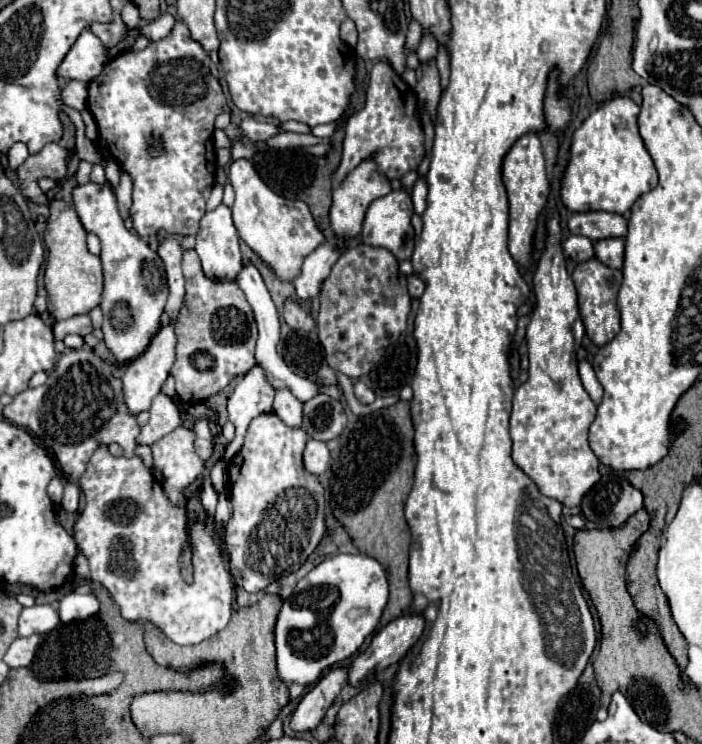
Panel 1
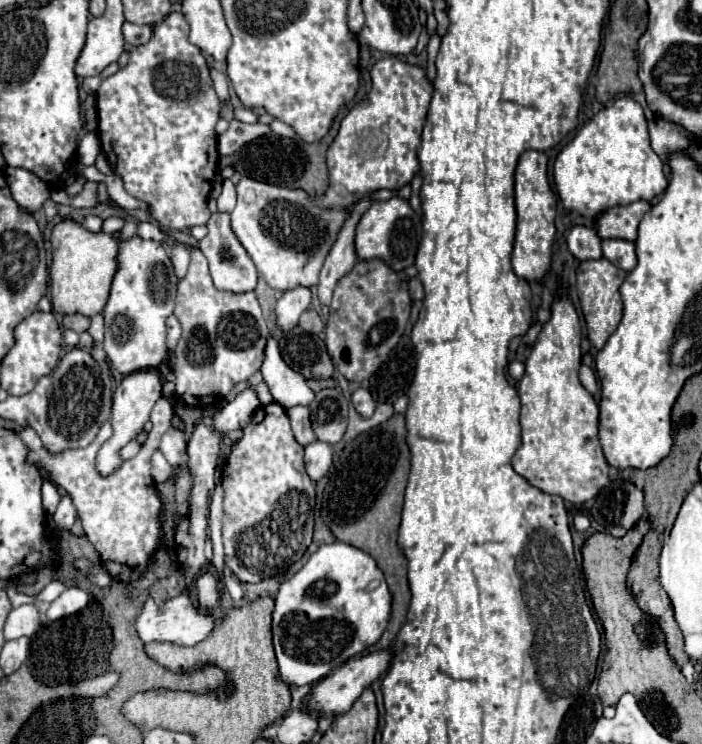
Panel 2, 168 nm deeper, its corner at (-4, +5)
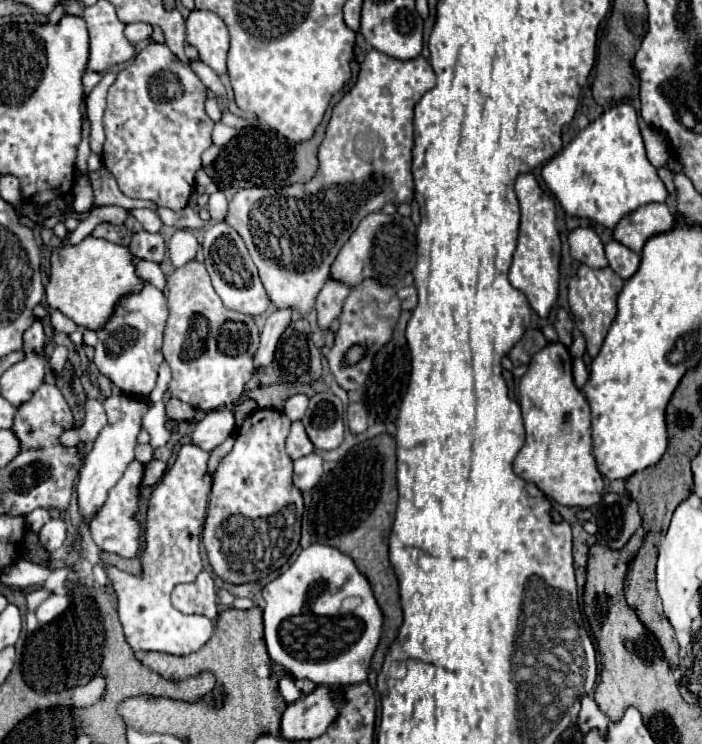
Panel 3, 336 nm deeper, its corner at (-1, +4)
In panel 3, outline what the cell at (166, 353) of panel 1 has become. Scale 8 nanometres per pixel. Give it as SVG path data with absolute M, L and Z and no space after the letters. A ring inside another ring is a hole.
M119 392L115 396L105 398L103 406L105 406L105 412L107 412L107 426L97 436L91 452L87 454L87 458L85 458L85 462L83 462L81 470L79 470L79 480L77 480L79 512L81 512L85 522L107 500L107 492L119 482L125 468L135 458L133 450L137 446L137 434L141 430L141 418L149 410L149 404L143 398L131 396L131 394L125 394L125 392Z

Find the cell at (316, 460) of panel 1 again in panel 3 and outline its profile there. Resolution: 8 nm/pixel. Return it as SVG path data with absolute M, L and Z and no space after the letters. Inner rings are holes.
M313 452L309 456L303 456L303 458L295 460L293 484L301 492L311 490L321 480L321 474L323 474L323 458L317 452Z

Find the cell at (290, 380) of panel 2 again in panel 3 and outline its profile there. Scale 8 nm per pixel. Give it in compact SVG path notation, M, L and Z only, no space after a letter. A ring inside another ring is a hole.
M295 394L295 396L291 396L291 398L285 400L283 412L289 416L291 422L301 420L303 414L305 414L305 410L307 410L307 402L309 402L309 398L305 394Z

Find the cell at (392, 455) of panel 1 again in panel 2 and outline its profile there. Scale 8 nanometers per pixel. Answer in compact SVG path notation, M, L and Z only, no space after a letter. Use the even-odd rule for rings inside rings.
M394 415L390 421L372 429L368 435L358 435L344 445L344 449L336 455L336 461L328 473L328 483L324 487L322 521L338 541L354 545L364 553L370 553L370 557L378 561L378 567L382 569L388 589L392 593L390 623L380 641L370 647L368 653L388 649L394 643L400 627L406 623L406 611L410 603L410 587L406 577L408 561L404 553L398 551L396 537L400 527L408 469L410 451L406 445L404 415Z

